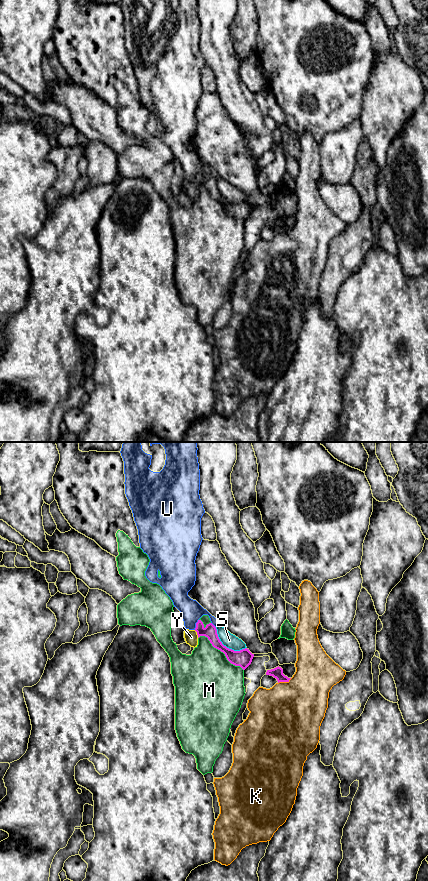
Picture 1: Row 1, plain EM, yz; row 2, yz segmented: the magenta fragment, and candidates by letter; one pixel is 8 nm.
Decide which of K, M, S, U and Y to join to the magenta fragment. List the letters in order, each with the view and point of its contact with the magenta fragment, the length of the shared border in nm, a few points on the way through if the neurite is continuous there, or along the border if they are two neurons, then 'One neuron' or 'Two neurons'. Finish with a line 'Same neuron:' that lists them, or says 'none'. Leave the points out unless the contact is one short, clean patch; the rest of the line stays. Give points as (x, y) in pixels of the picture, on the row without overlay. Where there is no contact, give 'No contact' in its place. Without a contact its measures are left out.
K: Touches magenta at yz (284, 233). Shared border 120 nm. Two neurons
M: Touches magenta at yz (221, 203). Shared border 460 nm. Two neurons
S: Touches magenta at yz (225, 198). Shared border 300 nm. Two neurons
U: Touches magenta at yz (196, 176). Shared border 90 nm. Boundary: yz (198, 171), (194, 181). Two neurons
Y: Touches magenta at yz (197, 186). Shared border 70 nm. Path across: yz (210, 183), (197, 186), (191, 189). One neuron
Same neuron: Y

